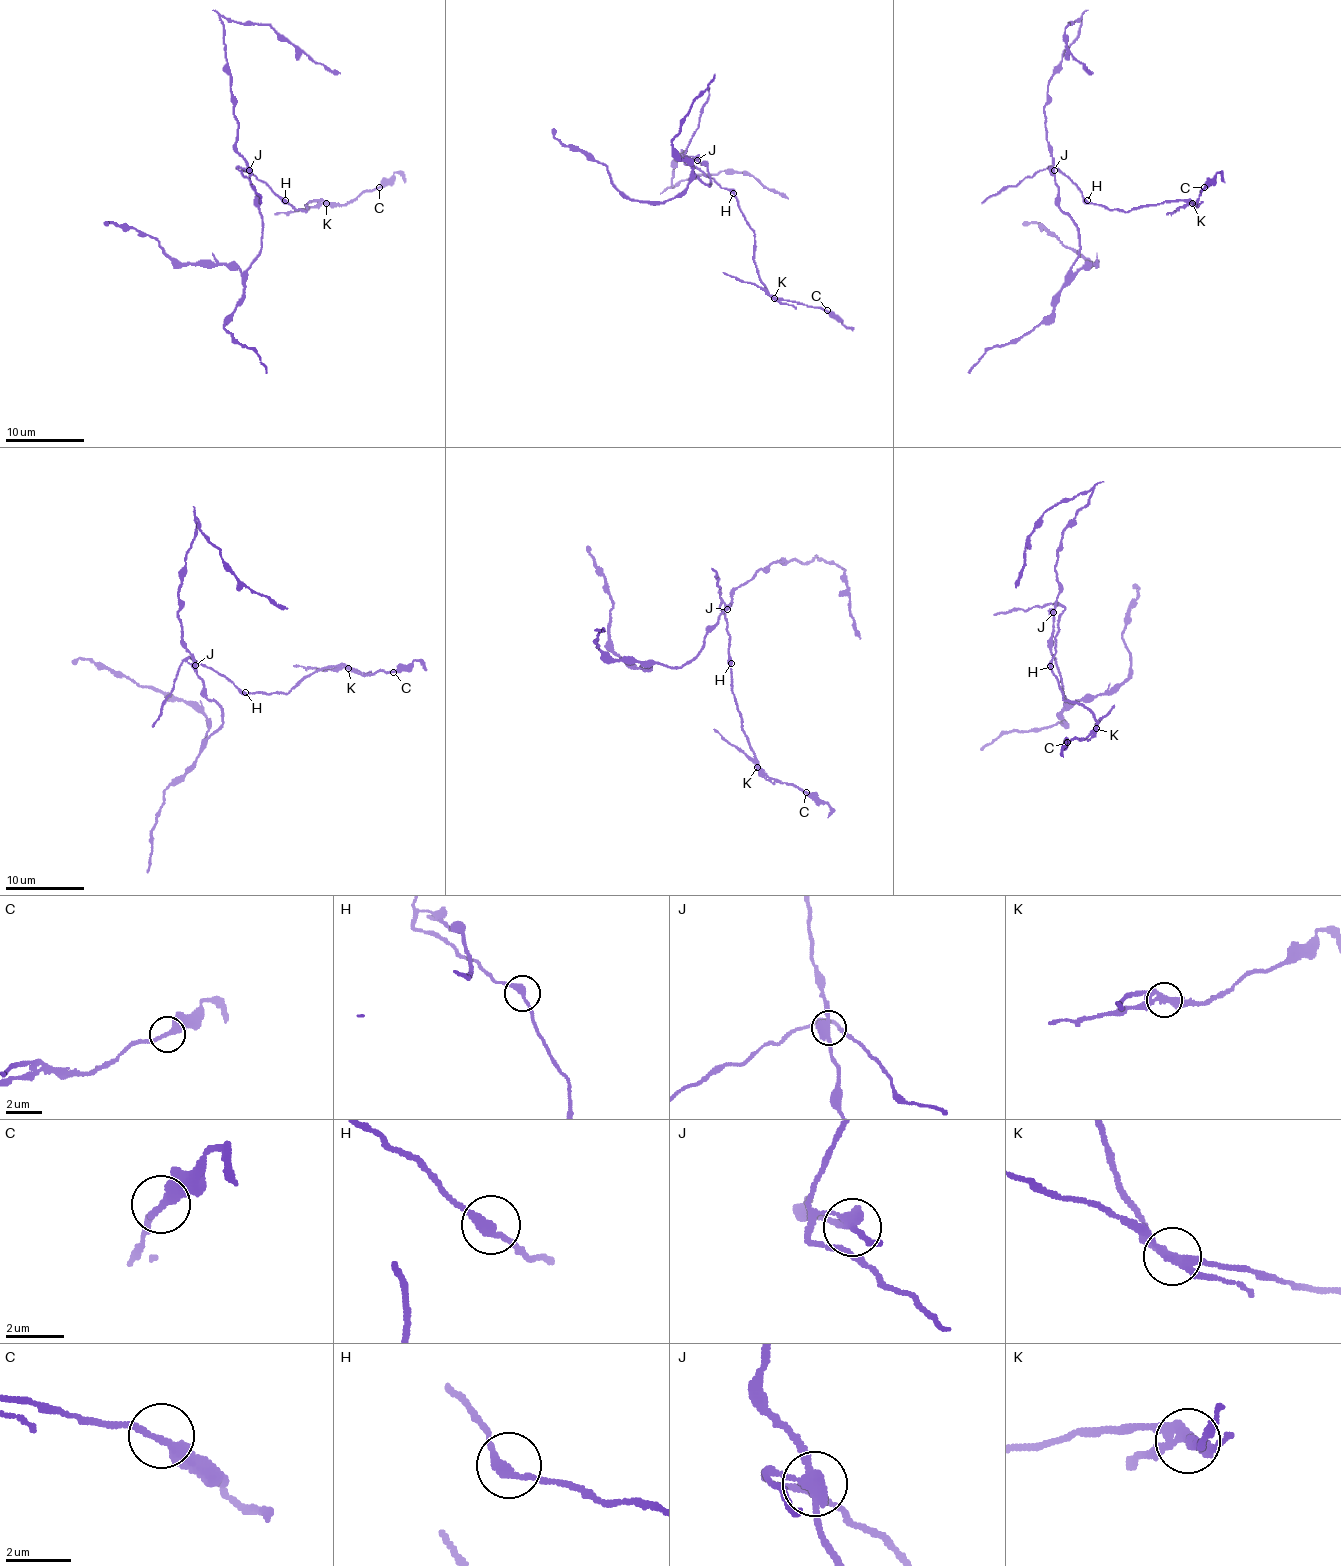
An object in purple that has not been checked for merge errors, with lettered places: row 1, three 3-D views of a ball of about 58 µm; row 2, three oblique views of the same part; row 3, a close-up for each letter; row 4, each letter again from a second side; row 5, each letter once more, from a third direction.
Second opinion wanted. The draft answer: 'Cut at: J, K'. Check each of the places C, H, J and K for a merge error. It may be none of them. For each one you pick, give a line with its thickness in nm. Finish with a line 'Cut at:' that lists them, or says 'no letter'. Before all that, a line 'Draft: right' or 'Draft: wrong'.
Draft: right
J: 320 nm
K: 300 nm
Cut at: J, K

